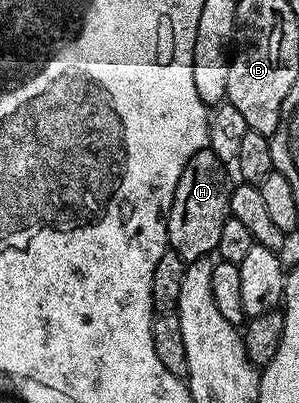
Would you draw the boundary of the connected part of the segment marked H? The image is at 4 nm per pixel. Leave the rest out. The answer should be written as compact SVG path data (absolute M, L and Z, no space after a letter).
M209 147L200 150L196 155L192 155L192 159L188 159L188 163L184 167L184 171L180 175L180 183L176 183L176 195L174 196L174 202L172 203L172 207L170 208L170 216L166 219L166 240L168 242L169 248L176 255L180 255L183 261L189 263L191 261L195 261L196 259L200 259L201 257L210 257L211 254L217 250L218 244L220 243L220 231L224 227L224 223L226 222L226 218L230 216L230 191L232 188L232 180L230 181L230 177L226 174L227 166L217 157Z

